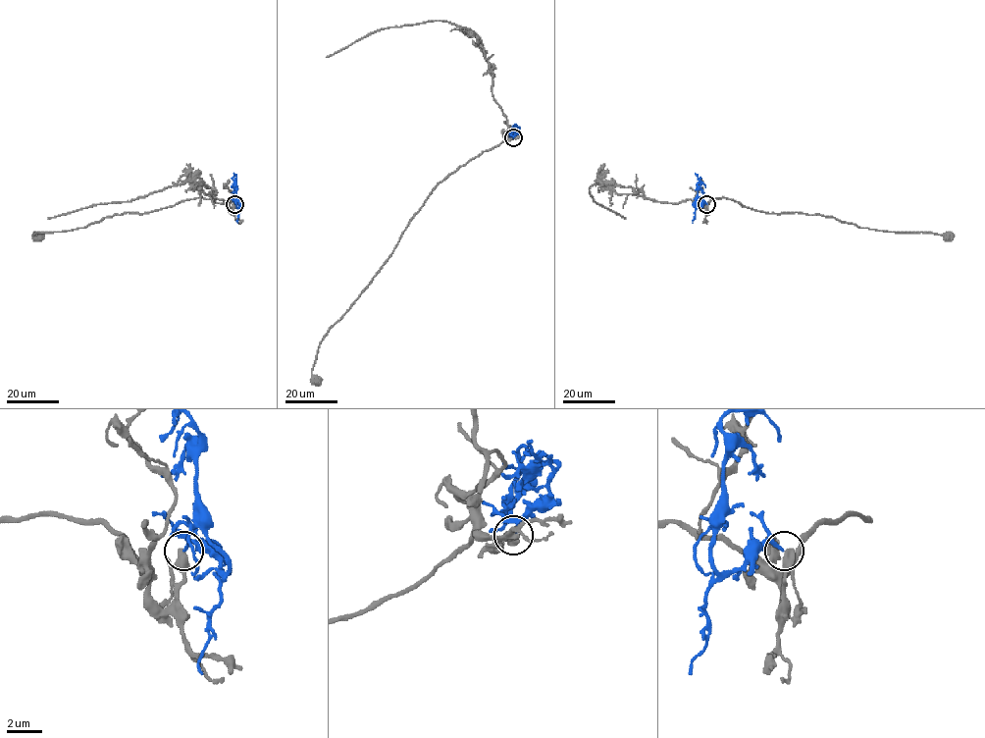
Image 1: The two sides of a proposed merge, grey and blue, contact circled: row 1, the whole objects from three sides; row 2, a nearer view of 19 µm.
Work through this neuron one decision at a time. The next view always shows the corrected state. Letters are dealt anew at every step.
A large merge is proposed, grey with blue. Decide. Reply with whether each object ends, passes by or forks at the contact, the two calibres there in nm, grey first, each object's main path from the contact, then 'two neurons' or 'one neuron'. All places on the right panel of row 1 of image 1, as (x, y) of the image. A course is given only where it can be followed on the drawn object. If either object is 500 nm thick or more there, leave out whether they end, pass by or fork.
grey passes by; blue passes by; calibres 360 and 150 nm; course grey (706, 204), (707, 212), (711, 200), (725, 197), (754, 210), (821, 214), (860, 228), (949, 236); course blue (706, 204), (696, 206), (699, 183), (696, 173); two neurons

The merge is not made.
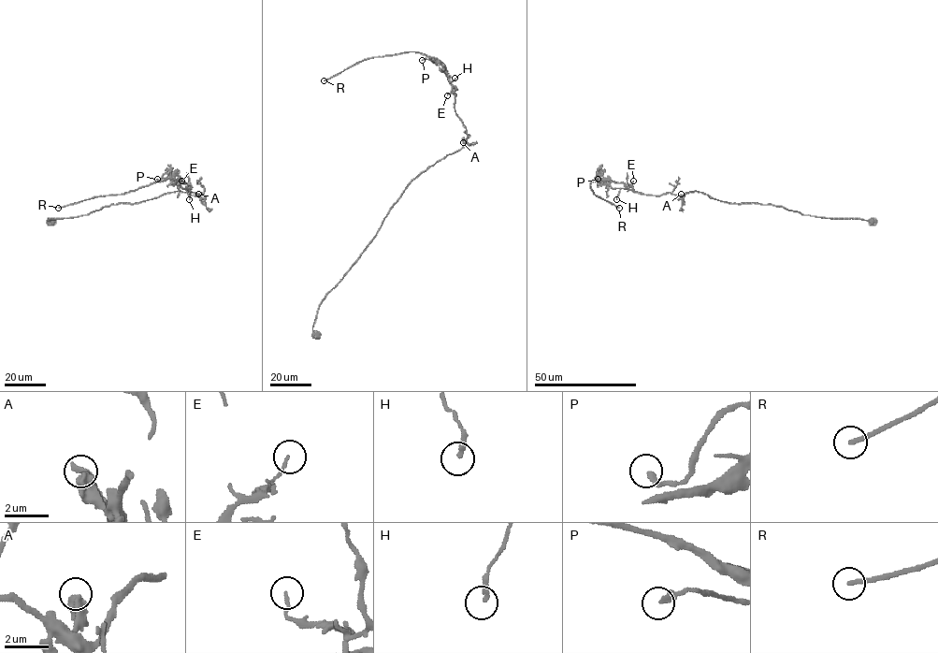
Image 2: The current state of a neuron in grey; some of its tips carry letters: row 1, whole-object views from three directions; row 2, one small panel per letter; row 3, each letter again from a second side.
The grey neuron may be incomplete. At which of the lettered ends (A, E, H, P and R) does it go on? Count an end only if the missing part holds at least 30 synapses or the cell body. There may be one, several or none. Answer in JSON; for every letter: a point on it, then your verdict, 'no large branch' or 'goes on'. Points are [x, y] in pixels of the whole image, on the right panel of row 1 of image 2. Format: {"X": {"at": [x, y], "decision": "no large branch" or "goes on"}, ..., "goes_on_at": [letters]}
{"A": {"at": [681, 194], "decision": "no large branch"}, "E": {"at": [633, 181], "decision": "no large branch"}, "H": {"at": [616, 199], "decision": "no large branch"}, "P": {"at": [598, 179], "decision": "no large branch"}, "R": {"at": [619, 208], "decision": "goes on"}, "goes_on_at": ["R"]}

